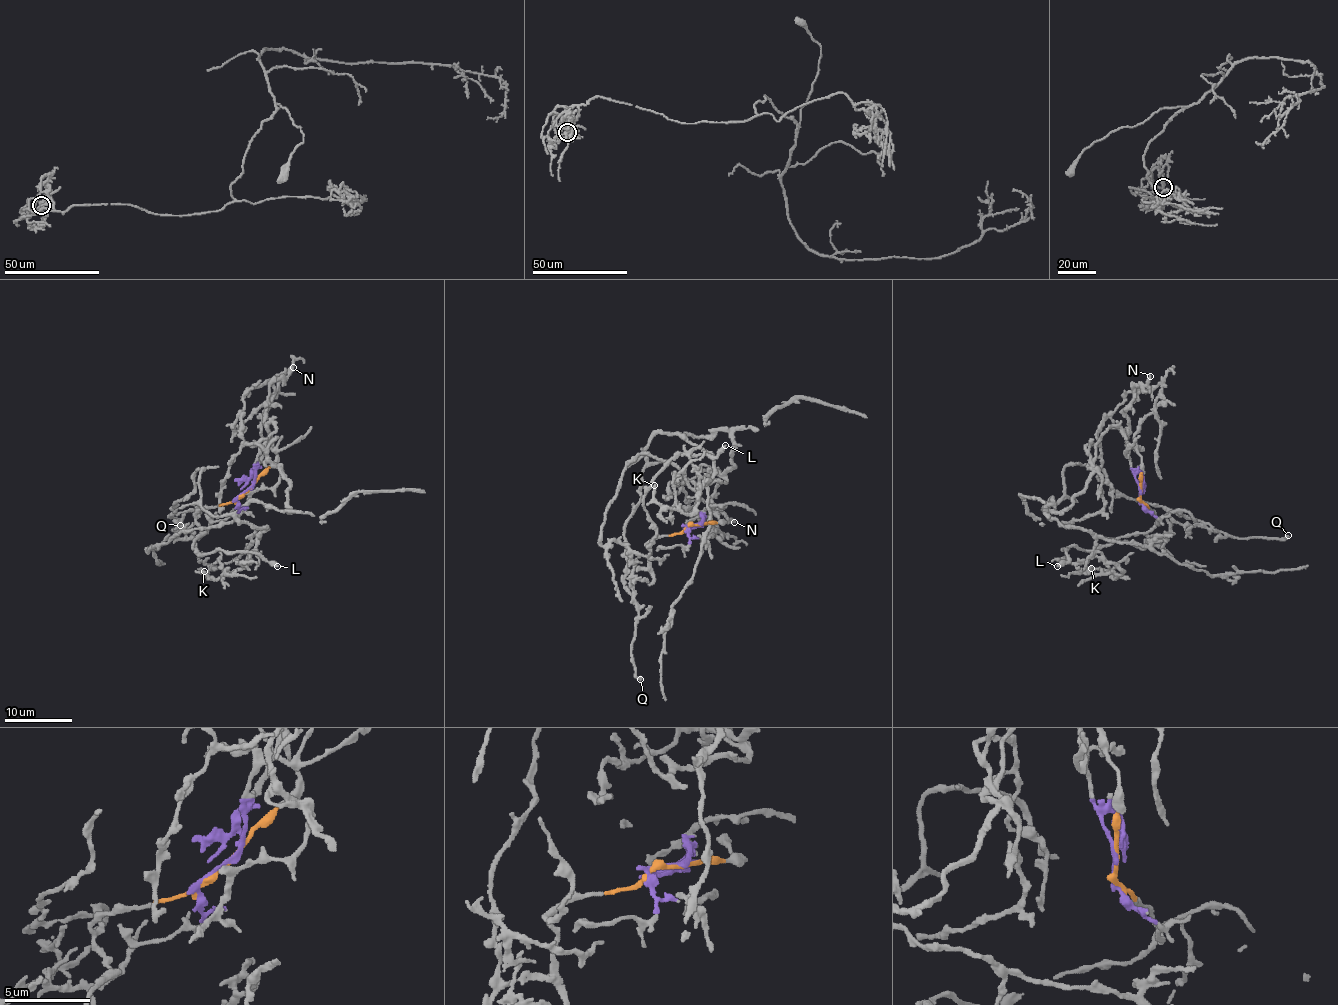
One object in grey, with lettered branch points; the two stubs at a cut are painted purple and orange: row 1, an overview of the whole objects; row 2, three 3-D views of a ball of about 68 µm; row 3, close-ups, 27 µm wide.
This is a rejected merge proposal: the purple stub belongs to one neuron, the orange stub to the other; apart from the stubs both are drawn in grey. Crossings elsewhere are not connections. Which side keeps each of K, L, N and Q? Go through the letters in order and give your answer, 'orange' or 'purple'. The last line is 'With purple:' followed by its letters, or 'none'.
K: purple
L: orange
N: purple
Q: purple
With purple: K, N, Q

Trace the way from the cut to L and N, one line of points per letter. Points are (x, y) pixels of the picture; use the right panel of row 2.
L: (1139, 495), (1157, 523), (1144, 534), (1128, 533), (1089, 550), (1068, 547), (1064, 549), (1068, 561), (1056, 567)
N: (1141, 495), (1119, 427), (1093, 457), (1086, 447), (1108, 416), (1129, 425), (1123, 408), (1151, 375)

